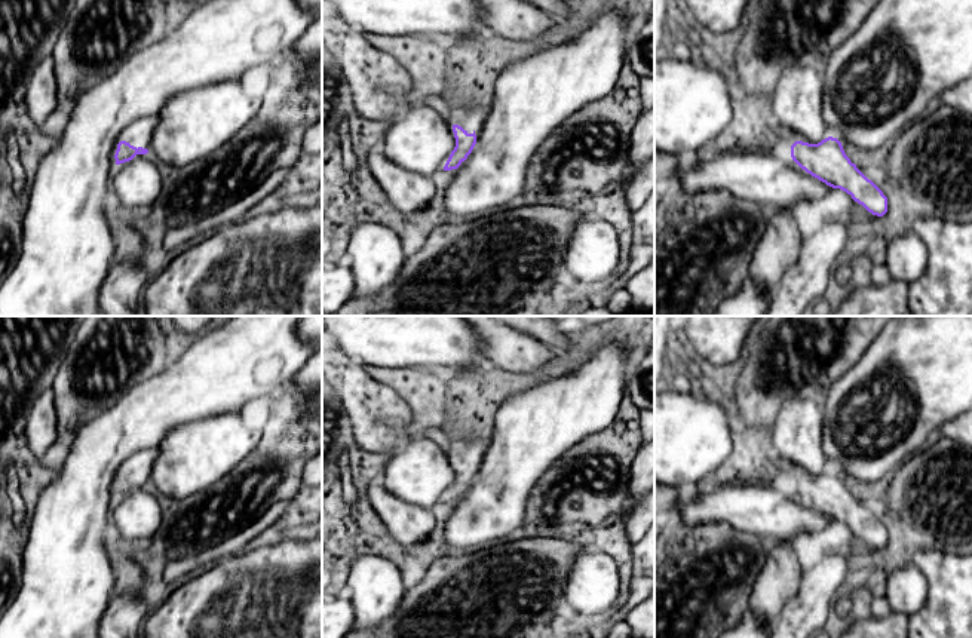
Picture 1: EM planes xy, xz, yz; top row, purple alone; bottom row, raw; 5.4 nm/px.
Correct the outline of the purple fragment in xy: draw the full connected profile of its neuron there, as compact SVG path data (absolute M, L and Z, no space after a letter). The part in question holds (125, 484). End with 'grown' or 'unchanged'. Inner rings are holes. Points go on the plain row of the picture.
M157 447L137 453L132 457L132 463L126 466L117 476L117 482L114 487L116 497L129 494L137 487L147 487L156 458Z | grown

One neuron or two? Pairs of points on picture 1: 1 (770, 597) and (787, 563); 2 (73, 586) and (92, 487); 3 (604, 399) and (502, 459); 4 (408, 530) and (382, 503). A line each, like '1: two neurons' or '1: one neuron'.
1: one neuron
2: one neuron
3: one neuron
4: one neuron

